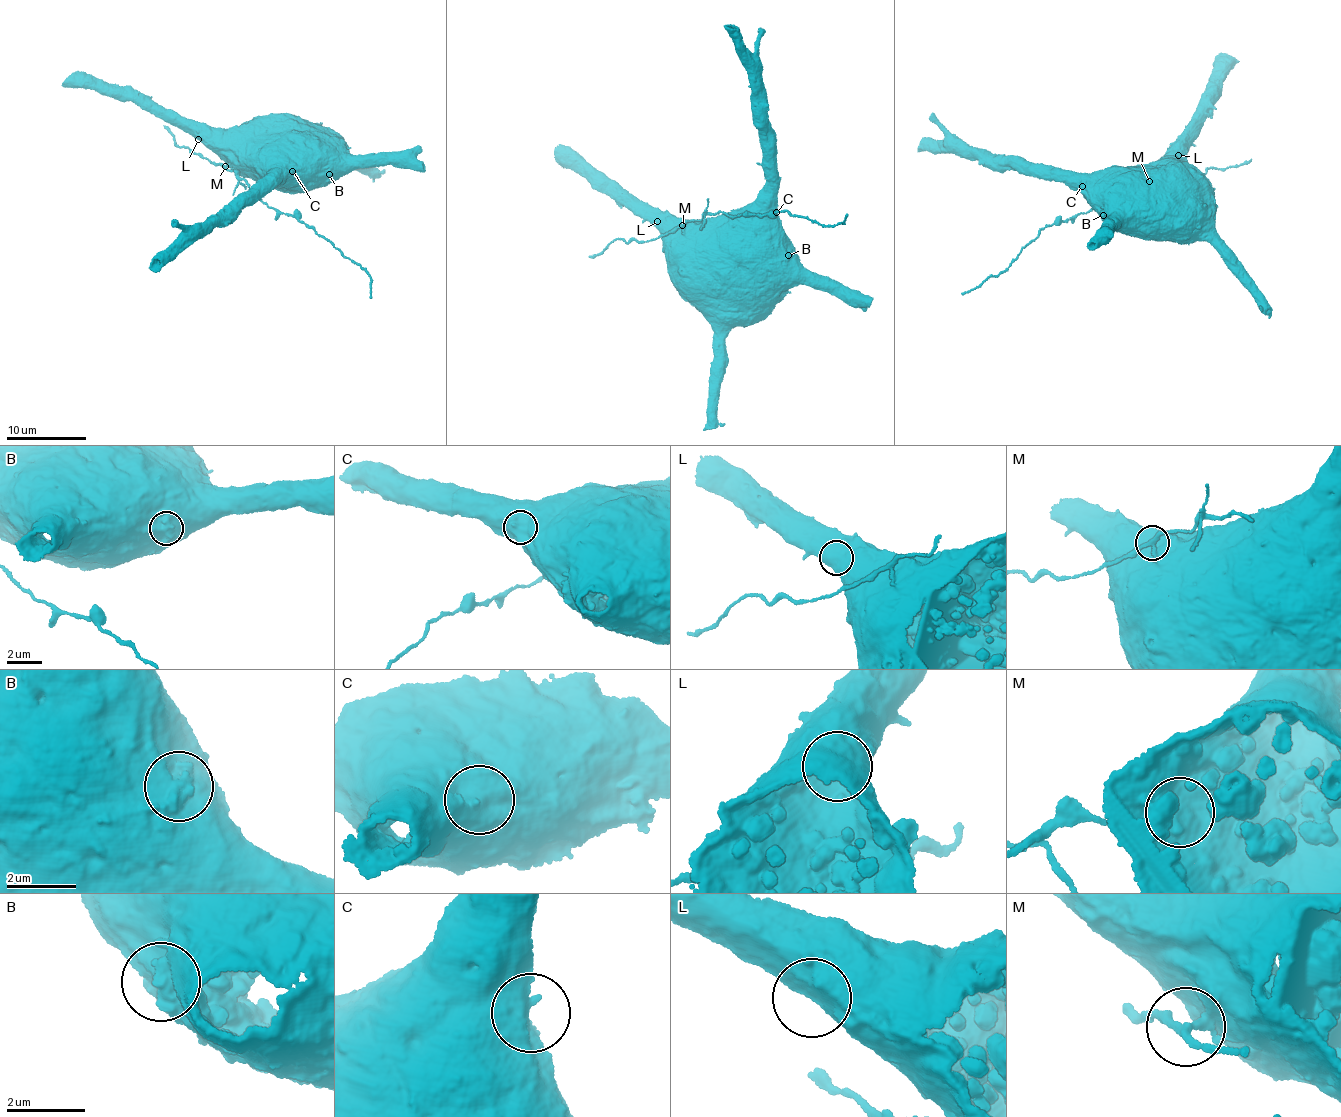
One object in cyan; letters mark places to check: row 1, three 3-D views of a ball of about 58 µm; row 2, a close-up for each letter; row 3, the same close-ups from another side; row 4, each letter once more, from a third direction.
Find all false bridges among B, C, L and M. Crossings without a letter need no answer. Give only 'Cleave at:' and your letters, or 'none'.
Cleave at: M

